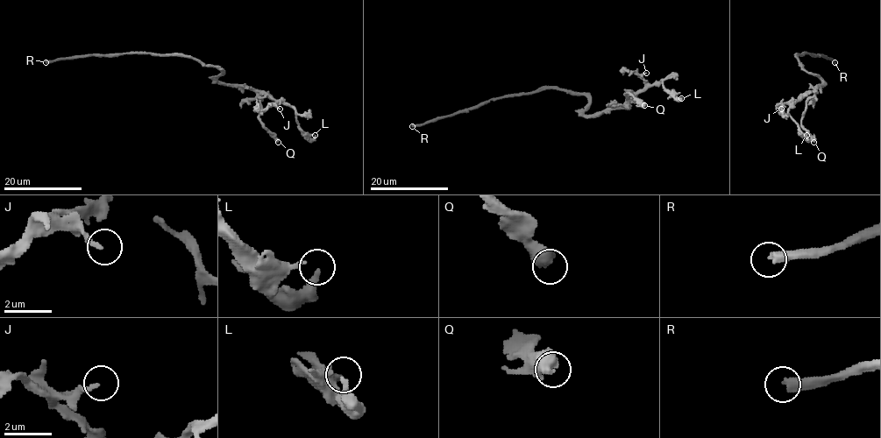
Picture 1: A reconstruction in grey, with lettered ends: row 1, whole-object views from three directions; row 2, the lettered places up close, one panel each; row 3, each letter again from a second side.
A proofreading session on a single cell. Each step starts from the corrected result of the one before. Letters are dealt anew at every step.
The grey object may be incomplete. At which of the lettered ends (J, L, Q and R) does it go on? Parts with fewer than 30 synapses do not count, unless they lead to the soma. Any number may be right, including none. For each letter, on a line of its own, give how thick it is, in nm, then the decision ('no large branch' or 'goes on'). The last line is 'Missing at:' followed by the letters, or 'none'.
J: calibre 170 nm; no large branch
L: calibre 280 nm; no large branch
Q: calibre 550 nm; goes on
R: calibre 420 nm; goes on
Missing at: Q, R

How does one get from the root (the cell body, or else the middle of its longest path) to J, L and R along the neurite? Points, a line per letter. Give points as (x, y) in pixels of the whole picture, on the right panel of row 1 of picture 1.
J: (801, 65), (824, 82), (797, 101), (785, 102), (781, 109)
L: (801, 65), (824, 81), (789, 109), (799, 130), (806, 138), (806, 135)
R: (801, 65), (797, 56), (802, 53), (821, 55), (834, 62)

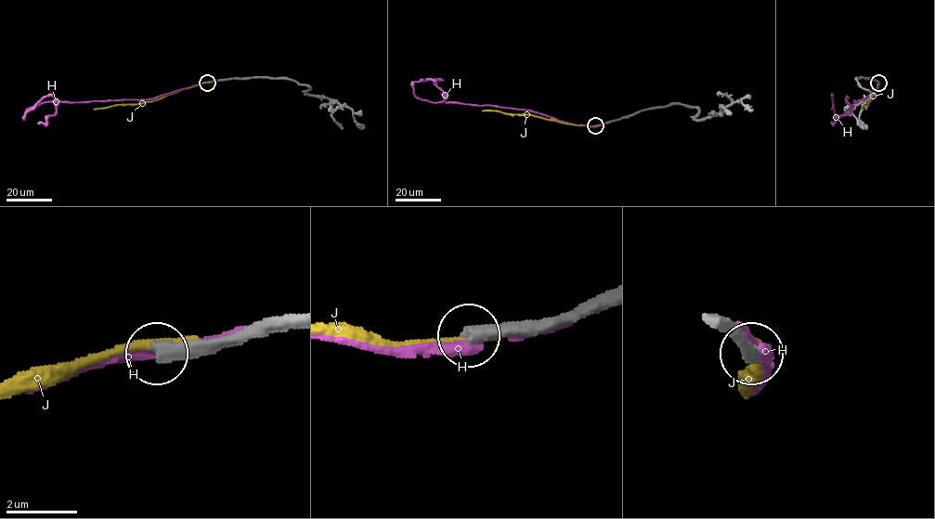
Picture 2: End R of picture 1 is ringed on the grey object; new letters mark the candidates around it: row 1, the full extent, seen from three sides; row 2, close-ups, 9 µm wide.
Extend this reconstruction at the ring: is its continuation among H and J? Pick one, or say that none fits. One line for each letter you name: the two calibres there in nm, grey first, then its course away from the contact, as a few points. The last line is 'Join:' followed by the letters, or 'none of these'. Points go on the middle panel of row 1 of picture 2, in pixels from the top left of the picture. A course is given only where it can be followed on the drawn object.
Join: none of these

